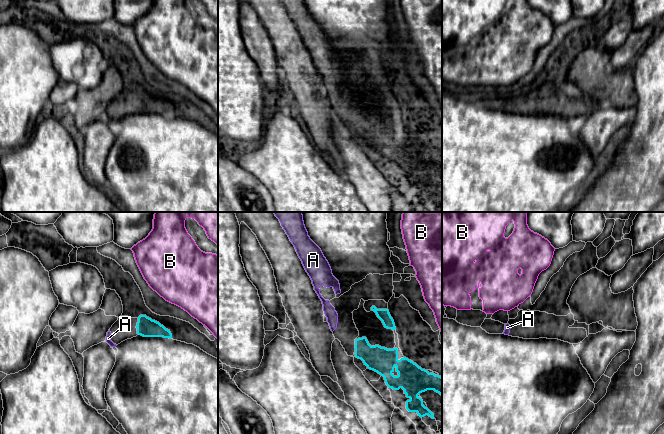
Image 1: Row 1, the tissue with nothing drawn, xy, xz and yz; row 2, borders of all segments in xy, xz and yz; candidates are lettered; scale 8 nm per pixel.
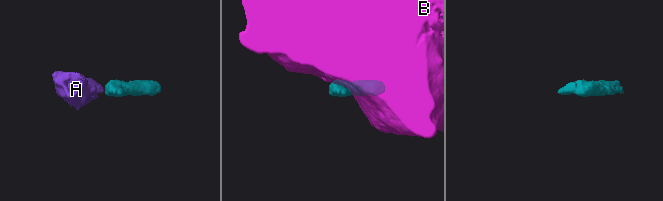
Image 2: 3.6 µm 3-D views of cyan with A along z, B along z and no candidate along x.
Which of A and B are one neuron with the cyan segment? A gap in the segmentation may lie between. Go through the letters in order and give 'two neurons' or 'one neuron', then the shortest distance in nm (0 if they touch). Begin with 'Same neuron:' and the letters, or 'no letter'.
Same neuron: A
A: one neuron | 180 nm
B: two neurons | 190 nm

